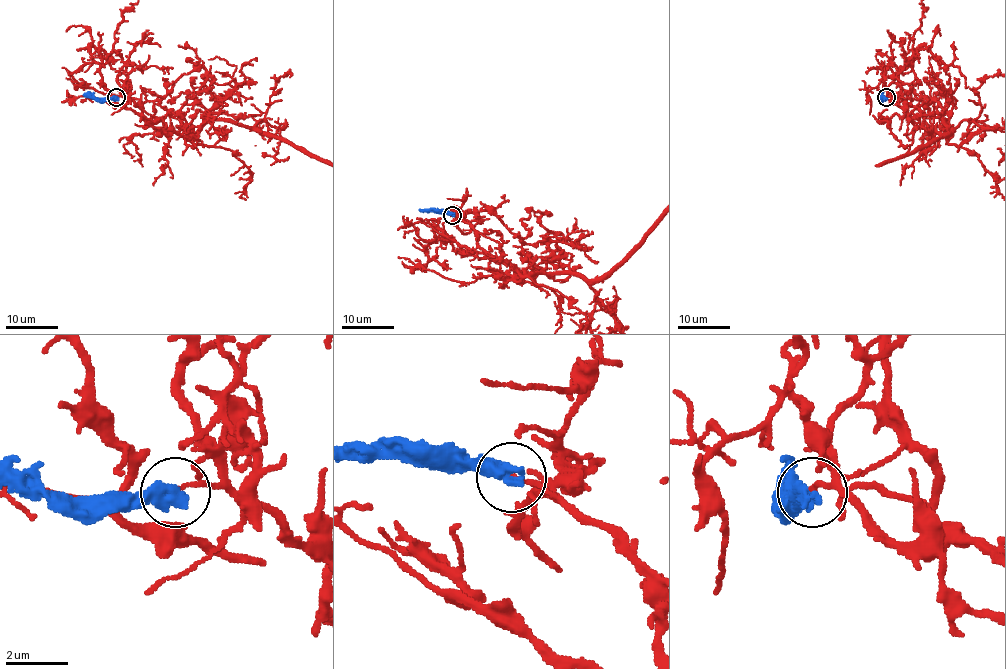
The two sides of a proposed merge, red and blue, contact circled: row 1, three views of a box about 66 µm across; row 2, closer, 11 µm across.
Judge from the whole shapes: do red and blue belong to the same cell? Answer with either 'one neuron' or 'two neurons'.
two neurons

